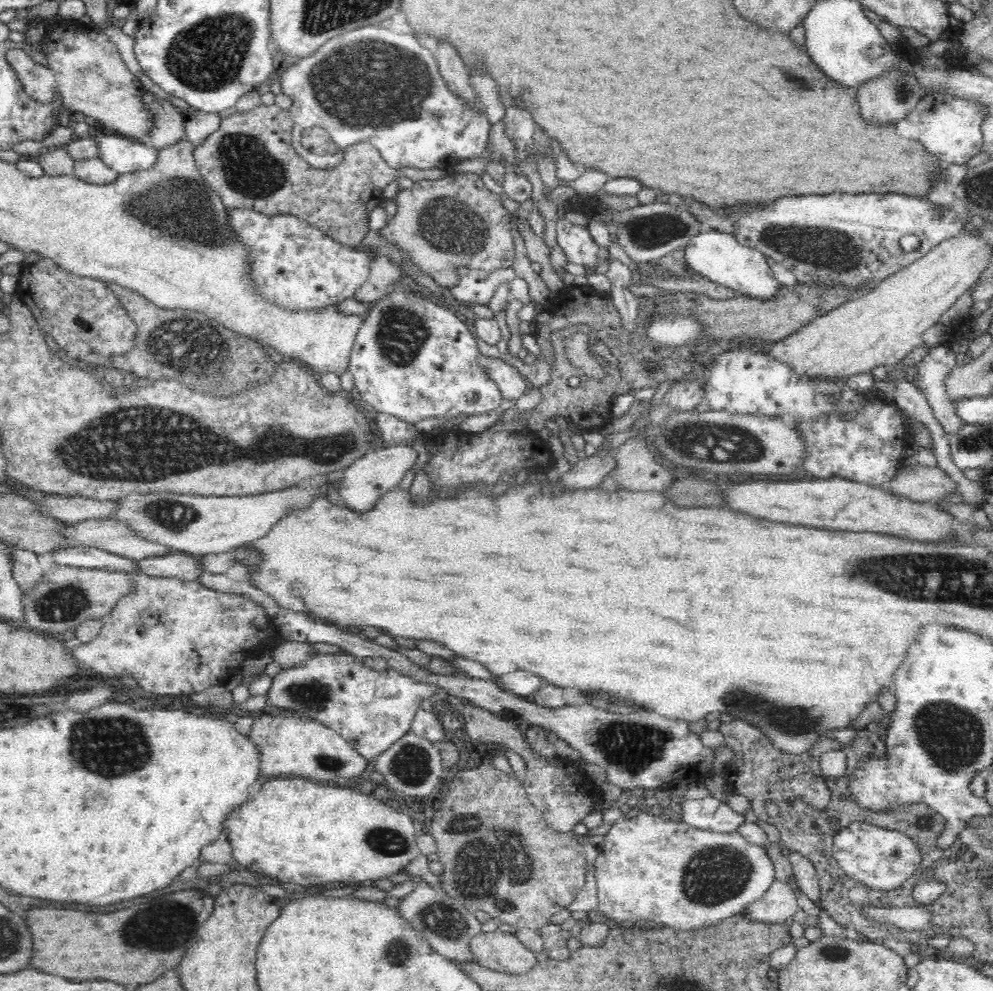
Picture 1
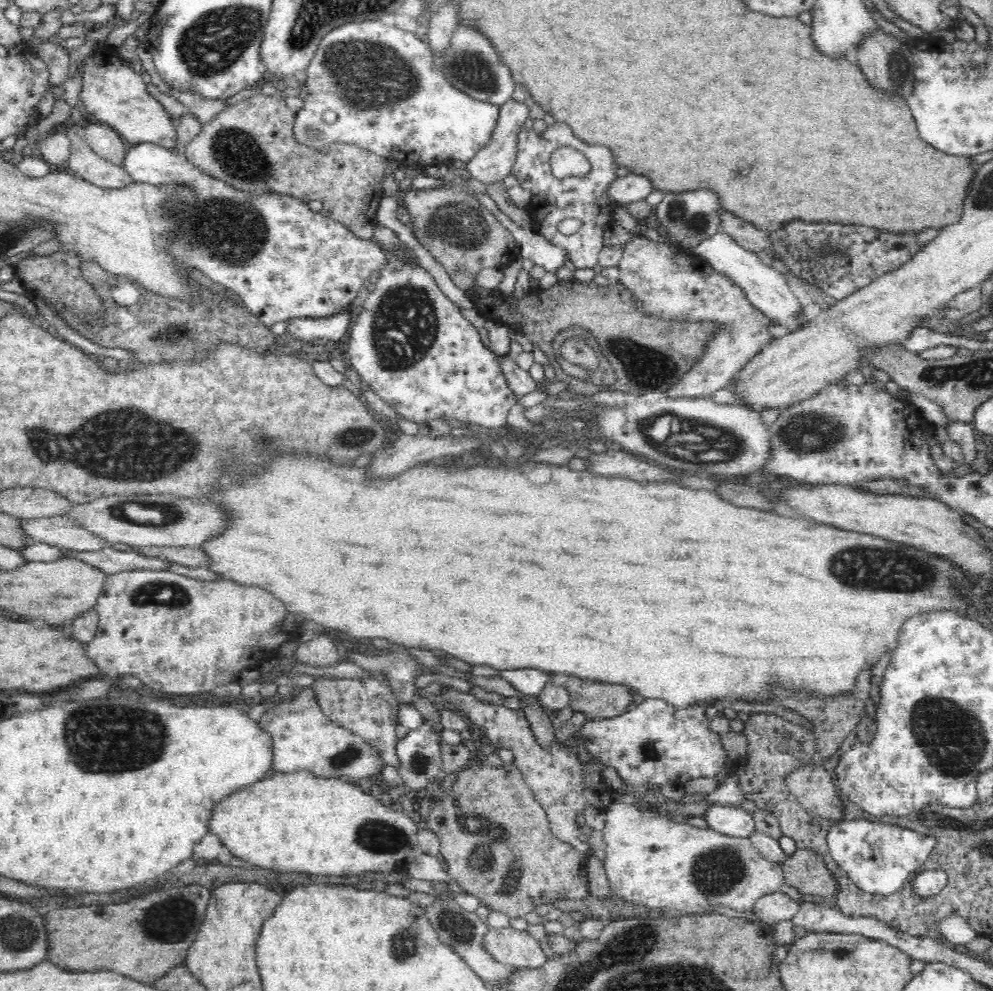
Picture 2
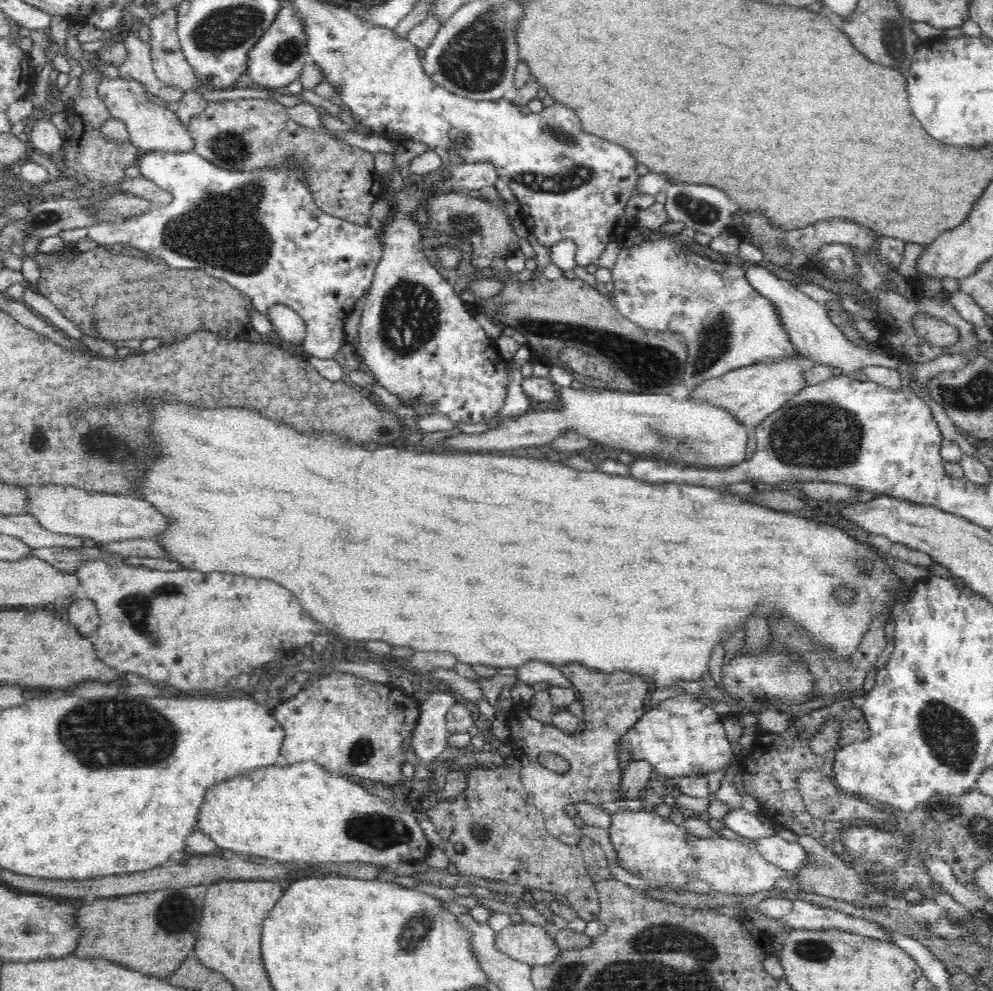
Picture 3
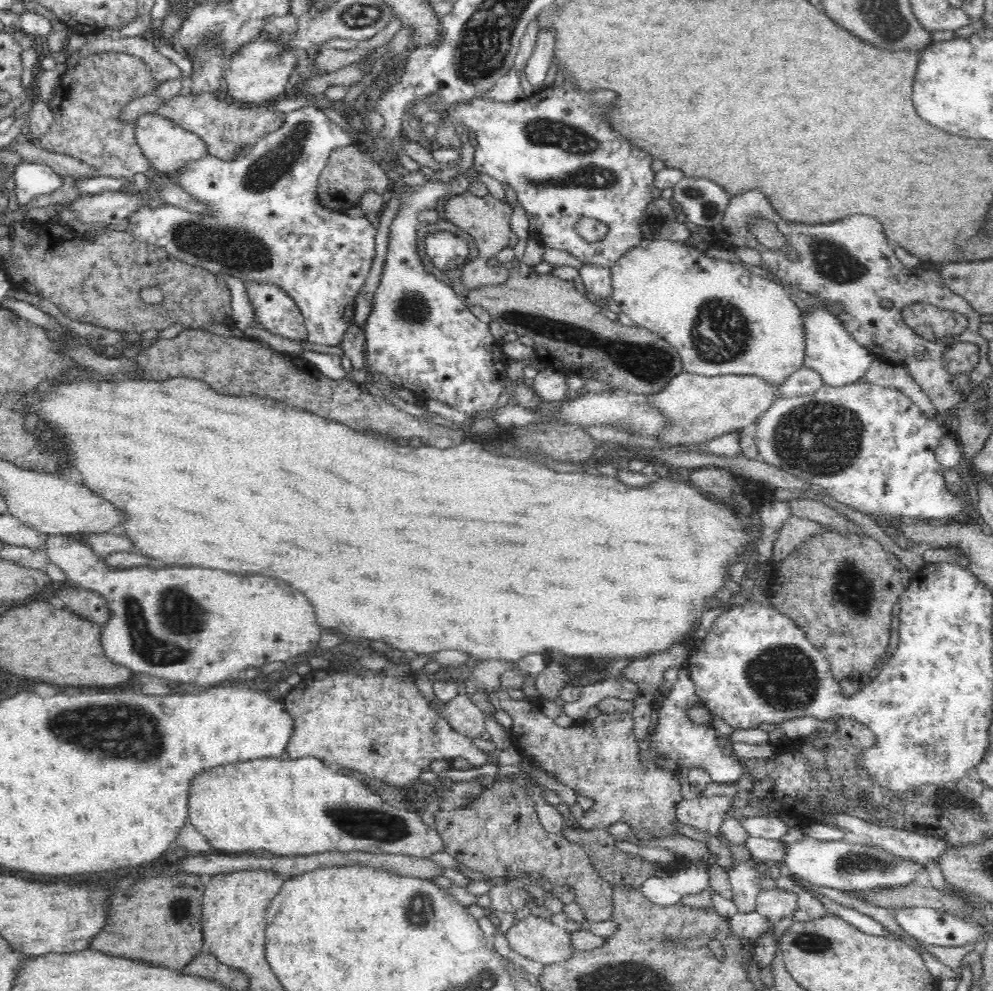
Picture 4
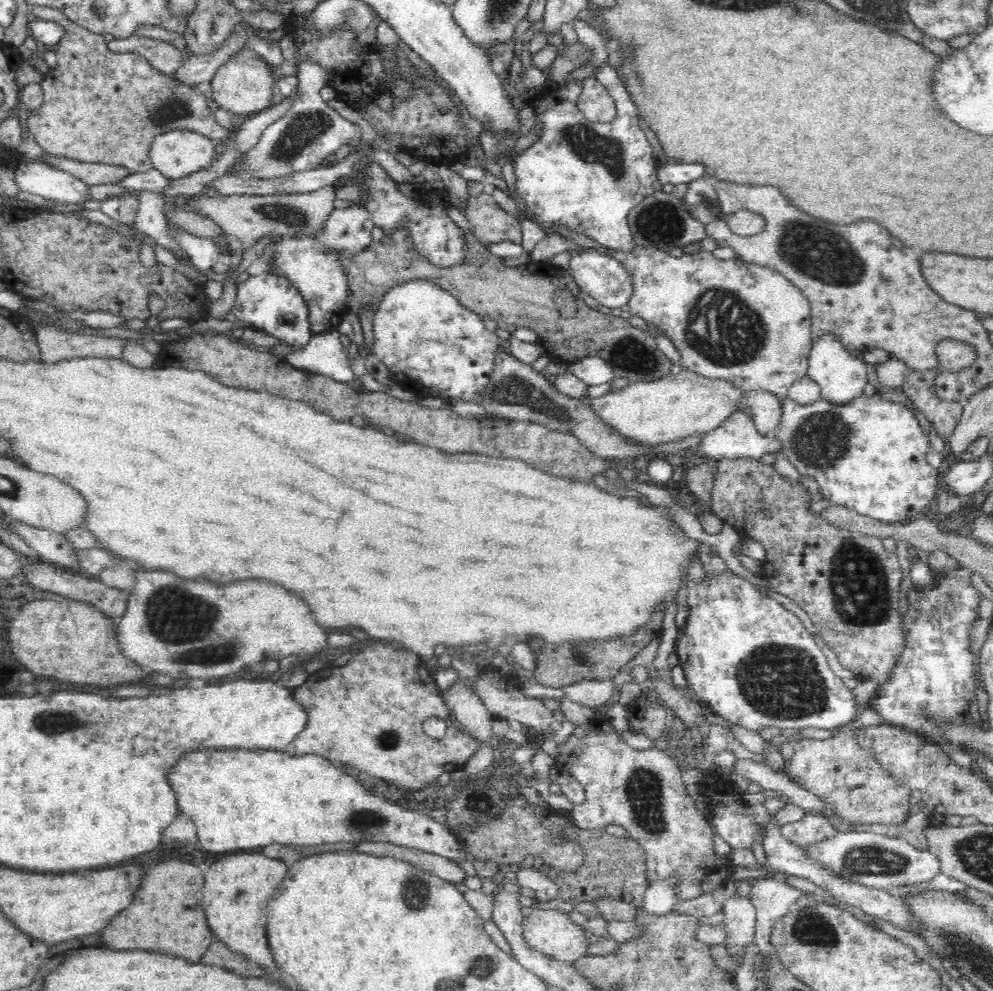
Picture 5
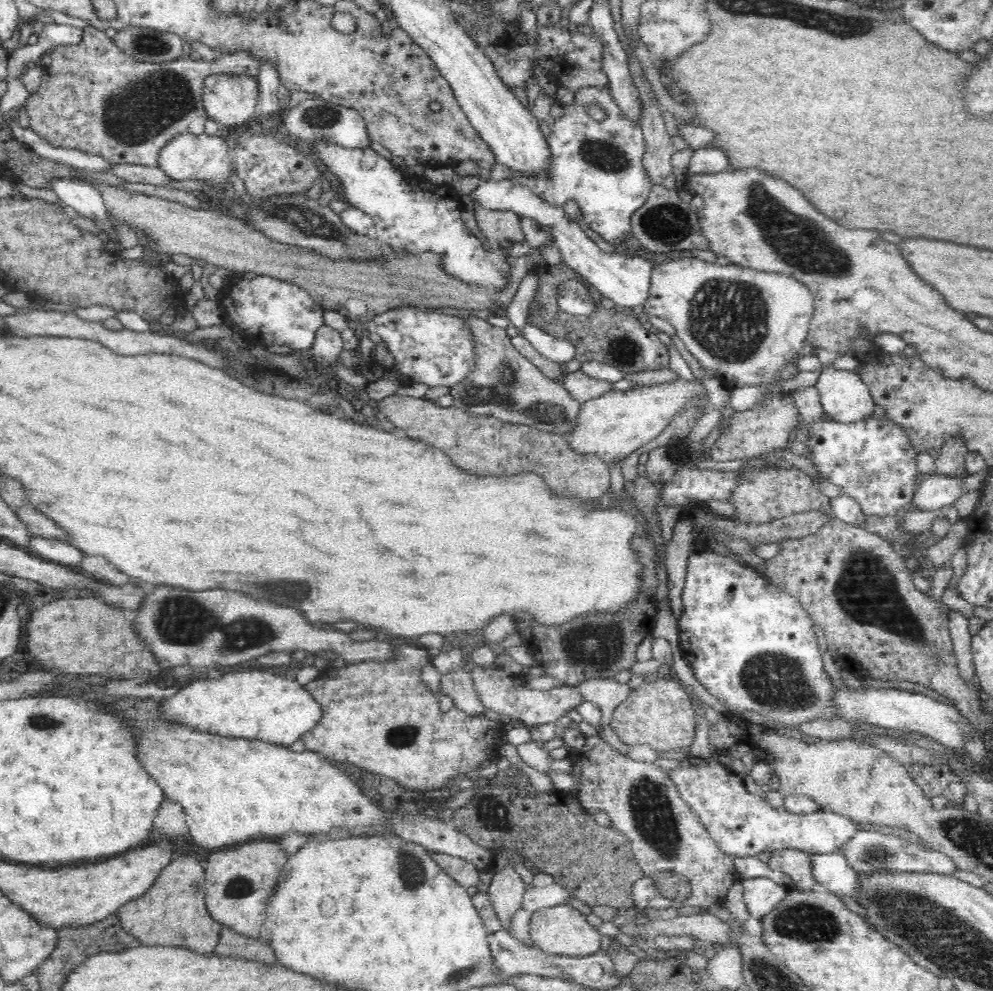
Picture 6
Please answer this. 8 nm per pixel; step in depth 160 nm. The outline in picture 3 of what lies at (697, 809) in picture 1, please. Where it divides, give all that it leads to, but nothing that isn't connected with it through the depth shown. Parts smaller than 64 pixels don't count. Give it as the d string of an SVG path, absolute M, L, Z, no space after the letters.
M742 807L730 809L720 821L724 827L736 832L740 837L750 840L762 838L762 836L776 835L777 827L769 828L757 817L757 814L746 813Z

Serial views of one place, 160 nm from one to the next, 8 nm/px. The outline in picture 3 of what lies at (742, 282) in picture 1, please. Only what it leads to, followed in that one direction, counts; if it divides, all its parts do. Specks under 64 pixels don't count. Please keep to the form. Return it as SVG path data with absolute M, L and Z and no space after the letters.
M726 232L714 237L709 242L709 246L714 252L740 258L738 267L744 271L744 276L748 279L748 283L754 287L754 291L774 305L780 324L786 329L788 339L790 339L790 342L800 355L810 358L810 362L818 363L818 365L828 365L832 369L840 369L848 377L855 376L855 370L865 366L886 366L886 368L898 370L901 360L881 350L868 351L868 349L864 349L860 345L854 345L830 321L830 317L826 315L824 307L799 290L793 282L778 277L759 263L743 259L738 253L740 243L741 241L736 234Z

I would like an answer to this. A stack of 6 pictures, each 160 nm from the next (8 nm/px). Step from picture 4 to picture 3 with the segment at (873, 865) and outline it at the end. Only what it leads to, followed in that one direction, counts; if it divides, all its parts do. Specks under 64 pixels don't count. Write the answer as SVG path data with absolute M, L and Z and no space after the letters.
M777 835L762 836L754 839L757 852L774 867L782 872L796 871L801 867L808 867L814 862L811 861L809 854L797 842L786 842Z

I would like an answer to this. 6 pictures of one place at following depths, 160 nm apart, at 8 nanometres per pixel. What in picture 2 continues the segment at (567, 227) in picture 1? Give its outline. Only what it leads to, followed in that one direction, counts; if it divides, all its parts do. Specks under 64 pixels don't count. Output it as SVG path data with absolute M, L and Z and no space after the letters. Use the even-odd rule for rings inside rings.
M560 121L554 122L544 132L543 137L538 137L534 129L528 130L522 127L518 137L518 160L511 172L522 183L526 190L533 192L529 202L529 214L532 216L532 224L542 236L554 246L566 251L568 258L577 268L594 269L599 264L599 254L602 245L604 230L615 224L613 220L614 210L618 204L614 202L604 190L612 180L616 180L616 167L612 151L610 149L589 145L572 134L570 127ZM572 147L586 156L591 165L590 172L584 176L568 176L556 178L552 170L552 154L559 148ZM566 218L578 218L582 220L582 226L571 235L558 231L558 224Z

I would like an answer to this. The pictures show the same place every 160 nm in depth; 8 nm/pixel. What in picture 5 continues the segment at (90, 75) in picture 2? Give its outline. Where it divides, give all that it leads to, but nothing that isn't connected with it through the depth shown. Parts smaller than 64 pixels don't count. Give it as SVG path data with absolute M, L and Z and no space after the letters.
M168 130L154 136L150 144L149 158L153 169L160 171L166 178L182 178L192 172L206 169L215 160L219 148L216 142L191 130Z

